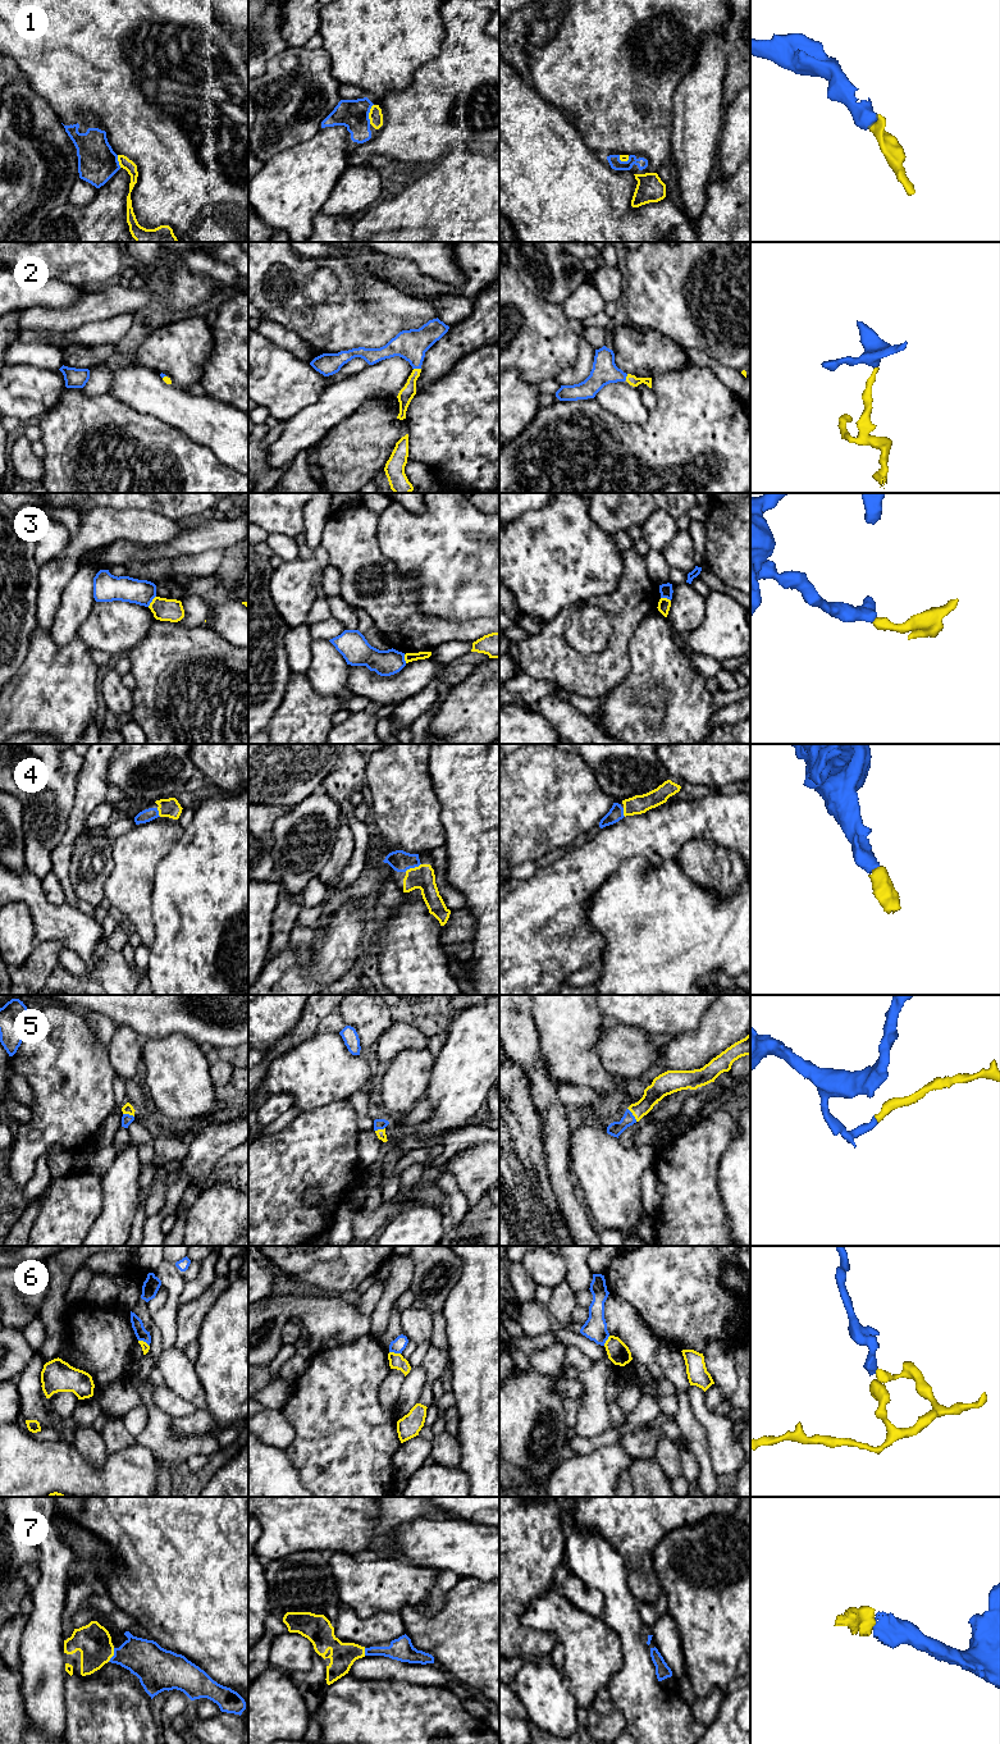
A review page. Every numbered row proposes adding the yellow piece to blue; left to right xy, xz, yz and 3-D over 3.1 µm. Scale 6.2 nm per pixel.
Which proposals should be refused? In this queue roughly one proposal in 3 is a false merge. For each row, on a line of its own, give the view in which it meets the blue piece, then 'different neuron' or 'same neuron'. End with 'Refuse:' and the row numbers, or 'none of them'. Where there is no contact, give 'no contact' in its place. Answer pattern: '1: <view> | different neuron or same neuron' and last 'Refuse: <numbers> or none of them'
1: xz | same neuron
2: xz | same neuron
3: xy | different neuron
4: xz | same neuron
5: yz | same neuron
6: xz | different neuron
7: xy | same neuron
Refuse: 3, 6

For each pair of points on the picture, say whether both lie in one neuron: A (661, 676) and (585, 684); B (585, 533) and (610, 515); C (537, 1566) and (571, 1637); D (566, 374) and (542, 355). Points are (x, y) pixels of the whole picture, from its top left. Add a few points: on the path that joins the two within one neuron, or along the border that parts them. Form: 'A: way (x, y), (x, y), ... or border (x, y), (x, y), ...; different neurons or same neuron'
A: border (629, 651), (630, 672), (621, 683), (606, 693); different neurons
B: border (588, 506), (590, 519), (613, 538); different neurons
C: border (555, 1584), (535, 1597), (525, 1610); different neurons
D: border (579, 345), (576, 360), (555, 378); different neurons

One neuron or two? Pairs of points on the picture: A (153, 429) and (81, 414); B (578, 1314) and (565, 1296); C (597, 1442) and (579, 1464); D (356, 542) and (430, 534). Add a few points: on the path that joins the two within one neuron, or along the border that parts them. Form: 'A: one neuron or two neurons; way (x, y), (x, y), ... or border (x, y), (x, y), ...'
A: one neuron; way (135, 429), (127, 429), (114, 421), (99, 421)
B: two neurons; border (578, 1305), (572, 1313), (570, 1328)
C: two neurons; border (616, 1442), (601, 1446), (589, 1453), (575, 1455)
D: two neurons; border (379, 515), (377, 525), (378, 547), (395, 565)

